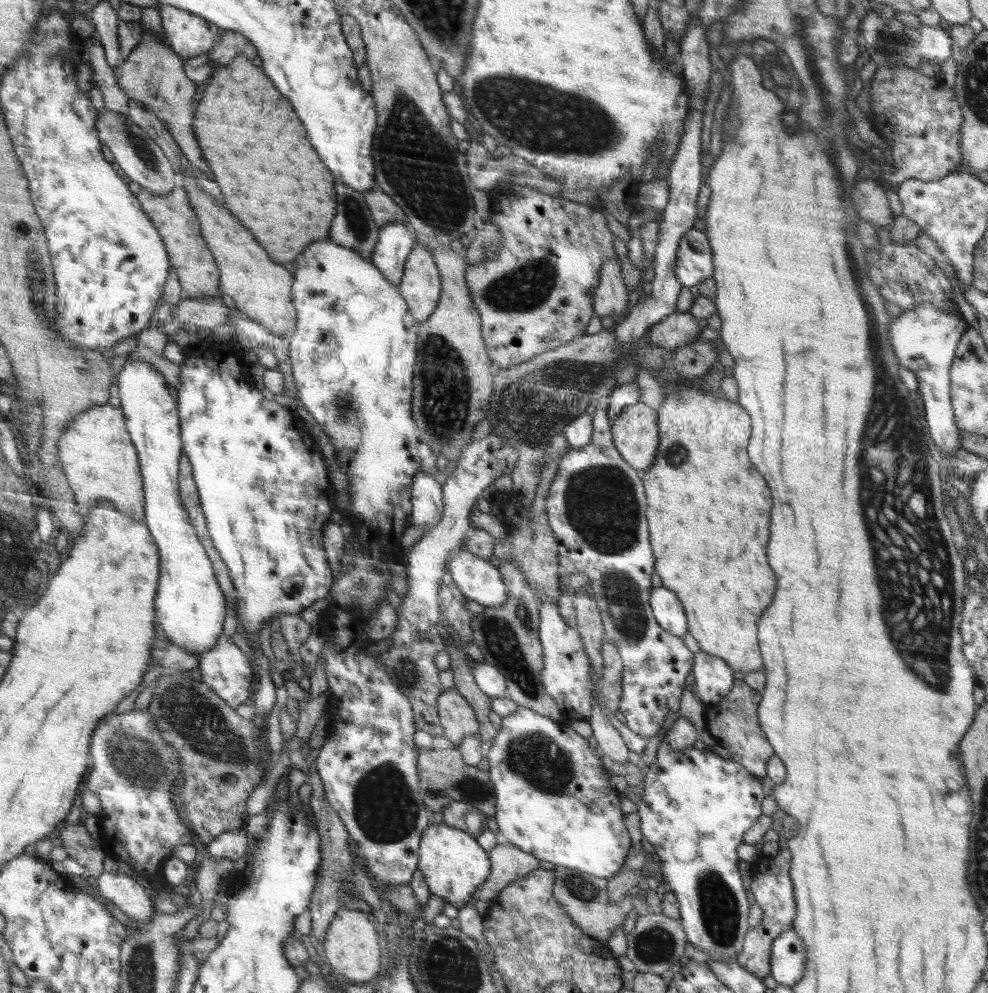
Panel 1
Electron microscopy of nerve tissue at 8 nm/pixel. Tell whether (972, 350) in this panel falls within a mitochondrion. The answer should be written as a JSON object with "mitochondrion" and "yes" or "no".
{"mitochondrion":"no"}

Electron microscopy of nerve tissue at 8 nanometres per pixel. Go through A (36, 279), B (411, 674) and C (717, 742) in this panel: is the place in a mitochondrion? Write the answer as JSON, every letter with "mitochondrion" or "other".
{"A":"mitochondrion","B":"mitochondrion","C":"other"}

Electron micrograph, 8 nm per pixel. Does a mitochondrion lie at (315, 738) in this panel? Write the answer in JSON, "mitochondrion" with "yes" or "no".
{"mitochondrion":"no"}

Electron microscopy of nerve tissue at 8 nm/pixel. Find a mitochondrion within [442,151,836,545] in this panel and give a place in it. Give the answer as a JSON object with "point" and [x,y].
{"point":[527,410]}

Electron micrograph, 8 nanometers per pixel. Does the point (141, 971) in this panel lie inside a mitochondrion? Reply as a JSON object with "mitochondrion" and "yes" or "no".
{"mitochondrion":"yes"}

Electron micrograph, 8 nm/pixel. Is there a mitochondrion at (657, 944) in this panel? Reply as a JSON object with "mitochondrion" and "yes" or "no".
{"mitochondrion":"yes"}

